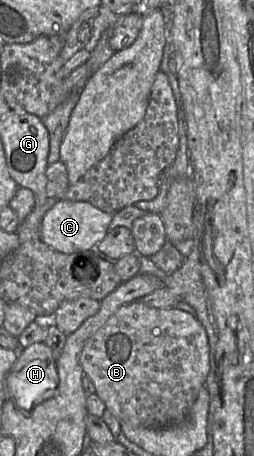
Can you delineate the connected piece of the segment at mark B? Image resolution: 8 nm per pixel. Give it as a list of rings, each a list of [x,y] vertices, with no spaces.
[[[135,300],[122,306],[113,314],[95,334],[89,337],[82,349],[80,363],[84,373],[95,386],[95,393],[100,397],[108,409],[120,422],[127,422],[142,427],[168,427],[182,423],[189,415],[190,410],[198,397],[199,391],[205,386],[210,371],[210,350],[205,328],[199,320],[190,313],[172,308],[150,307],[141,300]]]

